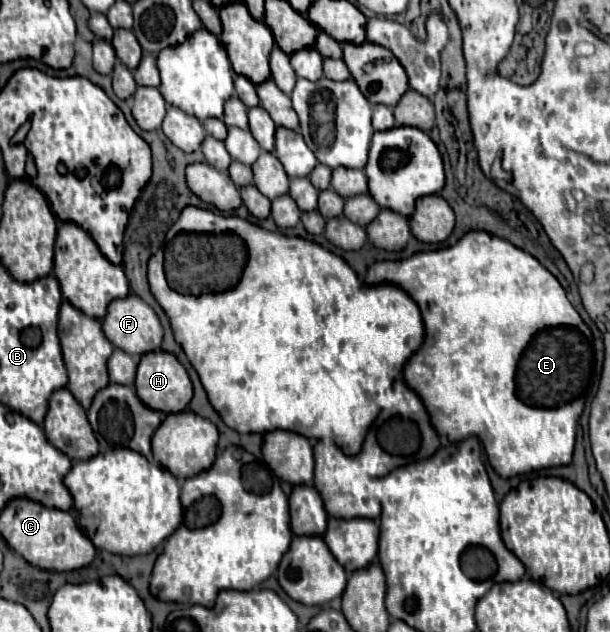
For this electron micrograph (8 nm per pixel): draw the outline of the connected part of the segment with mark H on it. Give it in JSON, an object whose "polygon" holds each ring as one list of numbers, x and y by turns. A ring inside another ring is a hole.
{"polygon":[[154,351,154,353,146,353,142,355,140,363,138,363,138,373,136,373,136,393,140,397,140,401,154,409,154,411,162,411,162,413,178,413,182,411,190,399,192,399,192,383,190,377,186,373,186,369,180,365,180,361,166,351]]}

